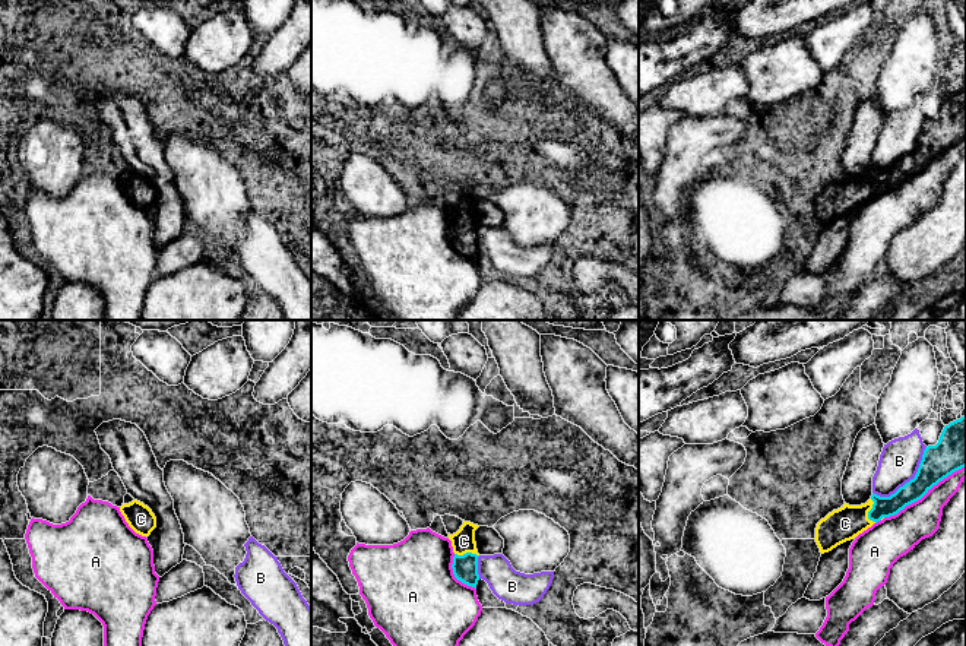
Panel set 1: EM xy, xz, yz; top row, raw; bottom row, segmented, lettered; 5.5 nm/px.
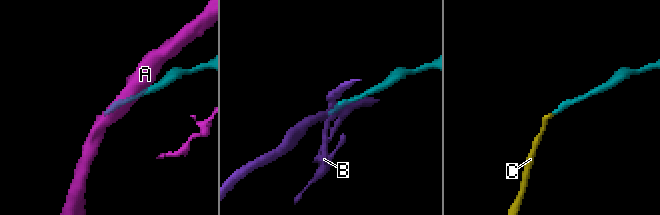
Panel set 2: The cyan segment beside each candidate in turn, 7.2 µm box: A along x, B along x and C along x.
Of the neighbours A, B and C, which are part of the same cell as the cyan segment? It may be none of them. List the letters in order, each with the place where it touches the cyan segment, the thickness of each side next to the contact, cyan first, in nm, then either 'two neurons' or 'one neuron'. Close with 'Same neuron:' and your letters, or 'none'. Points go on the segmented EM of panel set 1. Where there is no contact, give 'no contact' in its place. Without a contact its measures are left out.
A: yz (924, 494) | 190/200 nm | two neurons
B: yz (909, 481) | 190/220 nm | two neurons
C: yz (868, 512) | 110/180 nm | one neuron
Same neuron: C

